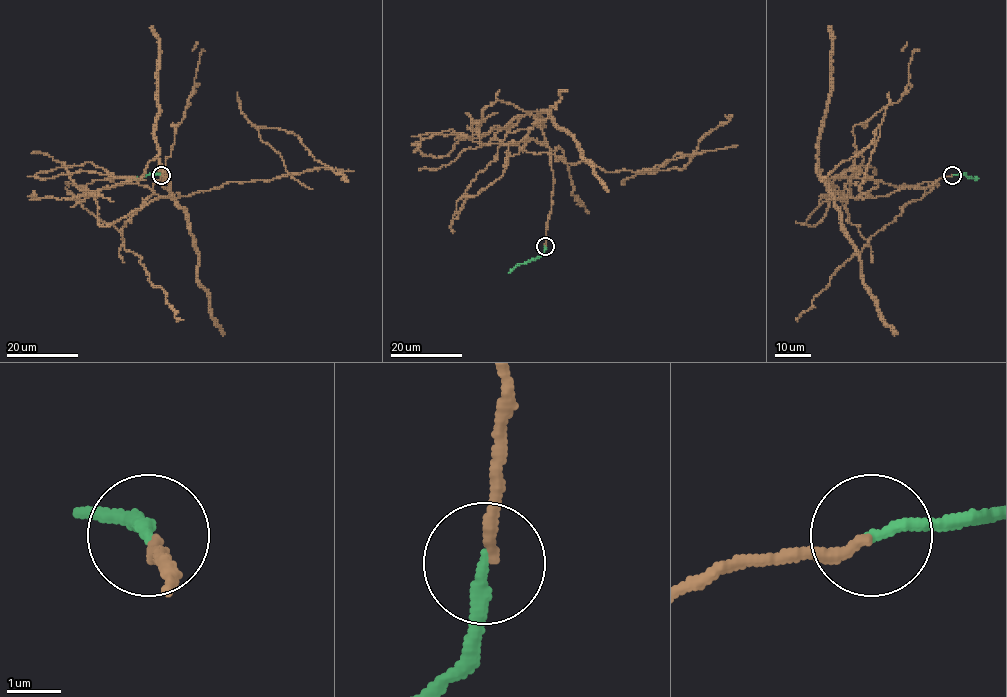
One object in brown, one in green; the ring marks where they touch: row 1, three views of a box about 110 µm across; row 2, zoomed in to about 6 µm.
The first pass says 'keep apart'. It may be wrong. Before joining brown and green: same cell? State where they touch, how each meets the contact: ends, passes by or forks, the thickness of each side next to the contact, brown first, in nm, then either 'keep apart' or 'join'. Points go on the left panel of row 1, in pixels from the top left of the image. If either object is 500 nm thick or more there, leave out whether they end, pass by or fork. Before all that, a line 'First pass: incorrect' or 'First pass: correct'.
First pass: correct
at (161, 175); brown ends there; green ends there; 200 nm thick on the brown side, 240 nm on the other; keep apart

